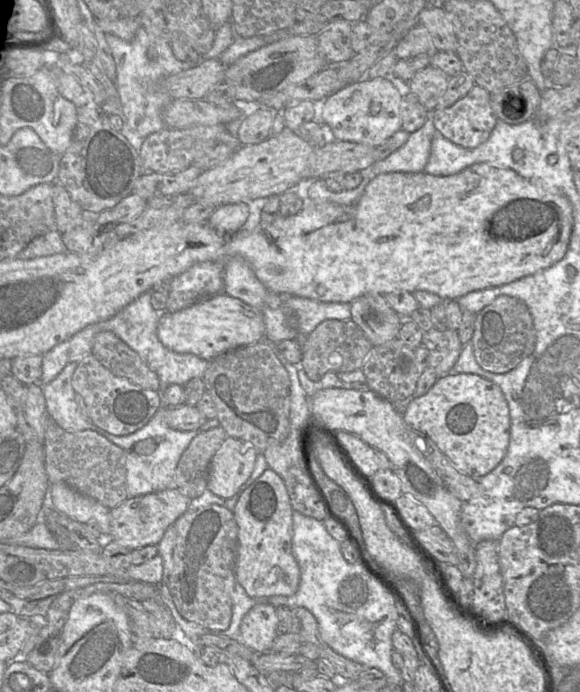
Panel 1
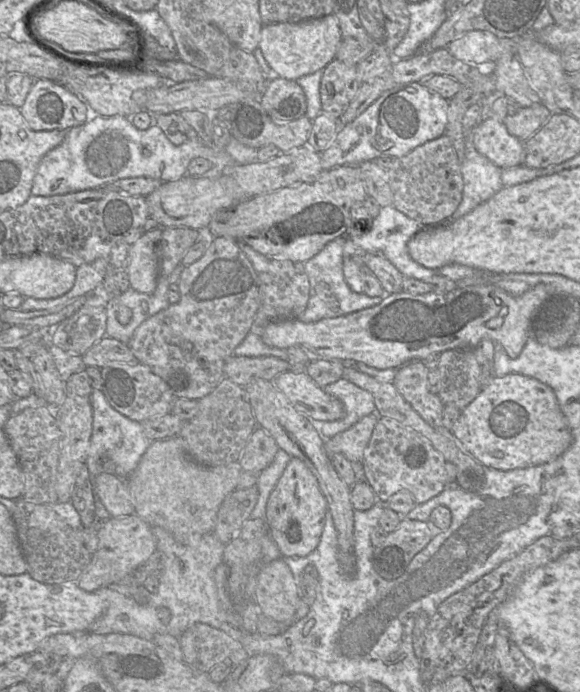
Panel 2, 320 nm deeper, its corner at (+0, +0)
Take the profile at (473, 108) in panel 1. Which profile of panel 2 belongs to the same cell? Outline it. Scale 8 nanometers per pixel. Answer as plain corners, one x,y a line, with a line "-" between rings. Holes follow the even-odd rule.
487,117
467,133
475,150
499,168
524,162
523,142
511,135
498,119

